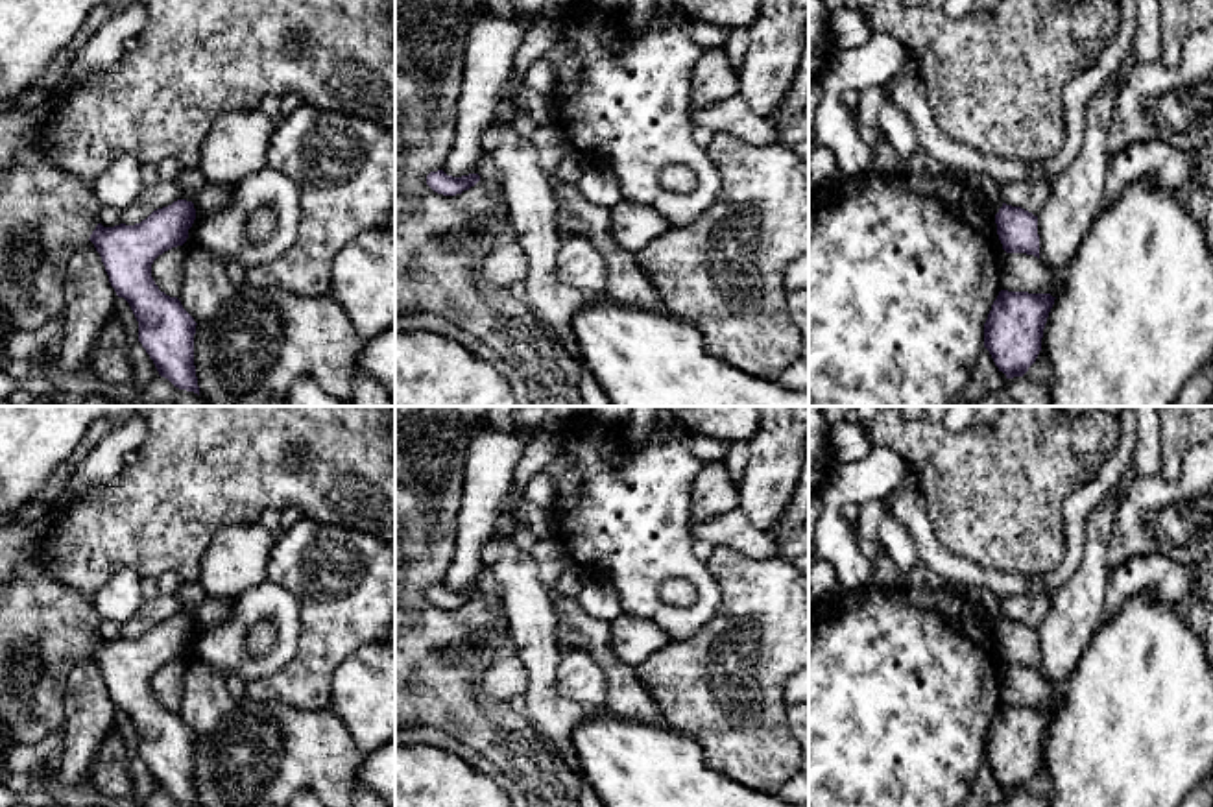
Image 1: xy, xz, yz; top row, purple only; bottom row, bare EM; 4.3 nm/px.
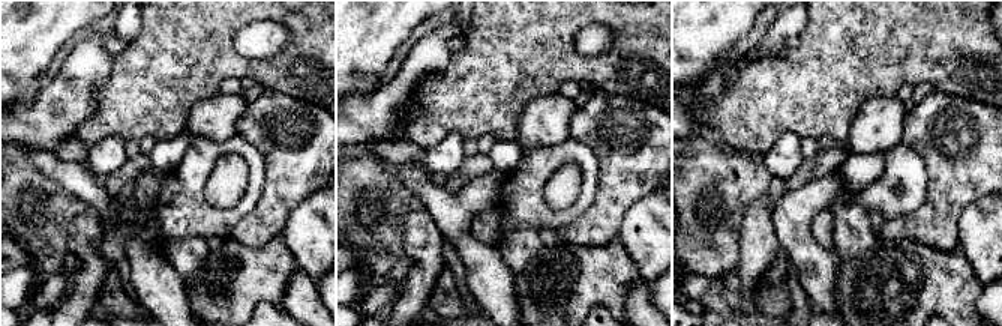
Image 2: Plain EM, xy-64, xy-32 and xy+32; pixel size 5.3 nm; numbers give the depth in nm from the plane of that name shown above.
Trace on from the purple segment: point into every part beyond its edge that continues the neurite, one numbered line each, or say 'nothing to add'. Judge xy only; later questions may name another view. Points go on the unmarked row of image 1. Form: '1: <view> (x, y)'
nothing to add

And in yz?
nothing to add

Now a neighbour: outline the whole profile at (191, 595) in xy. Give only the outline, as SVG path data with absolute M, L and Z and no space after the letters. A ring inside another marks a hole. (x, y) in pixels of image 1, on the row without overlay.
M183 582L183 585L174 593L181 604L181 613L192 615L198 611L201 602L209 596L199 582Z

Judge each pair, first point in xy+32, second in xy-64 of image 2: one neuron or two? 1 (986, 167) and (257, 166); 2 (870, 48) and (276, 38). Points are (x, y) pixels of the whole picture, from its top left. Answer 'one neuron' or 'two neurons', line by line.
1: two neurons
2: two neurons

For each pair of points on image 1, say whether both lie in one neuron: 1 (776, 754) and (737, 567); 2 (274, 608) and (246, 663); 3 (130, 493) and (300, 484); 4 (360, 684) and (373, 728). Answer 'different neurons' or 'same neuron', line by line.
1: same neuron
2: same neuron
3: same neuron
4: same neuron

